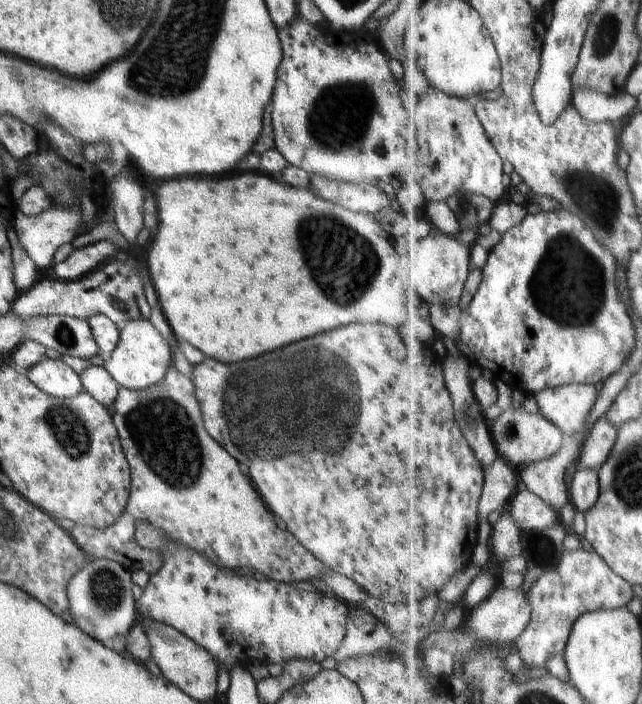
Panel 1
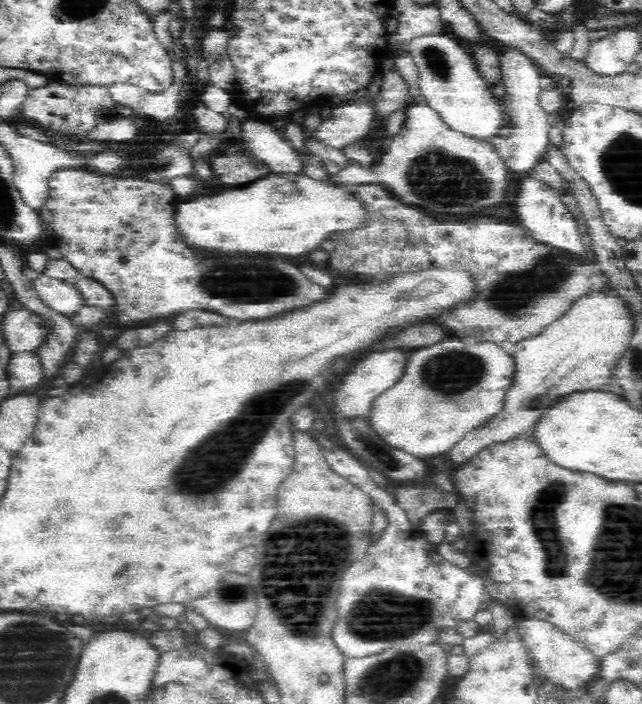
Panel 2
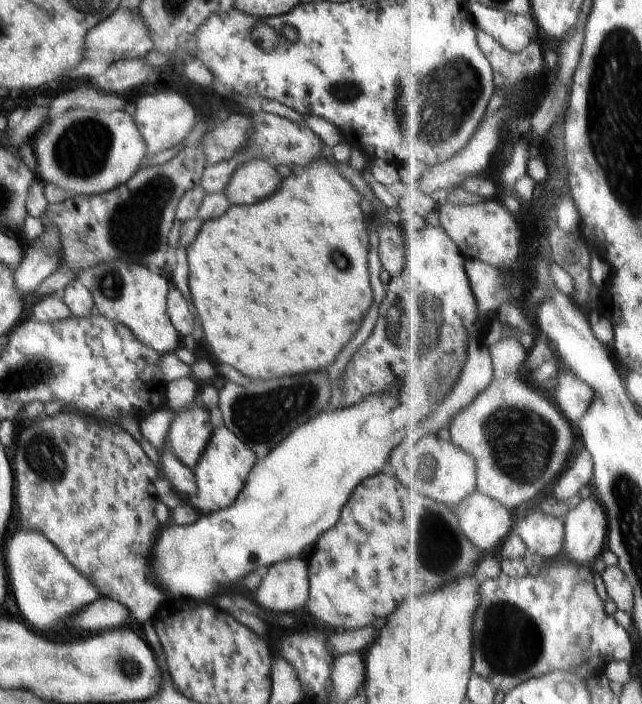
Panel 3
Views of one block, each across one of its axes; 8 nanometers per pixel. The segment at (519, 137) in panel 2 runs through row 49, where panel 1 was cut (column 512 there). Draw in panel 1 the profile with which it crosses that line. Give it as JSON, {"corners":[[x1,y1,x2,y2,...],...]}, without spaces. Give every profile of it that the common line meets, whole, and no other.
{"corners":[[528,488,519,491,509,507,514,520,519,522,521,528,526,532,554,526,560,518,554,506,546,504,538,494]]}

